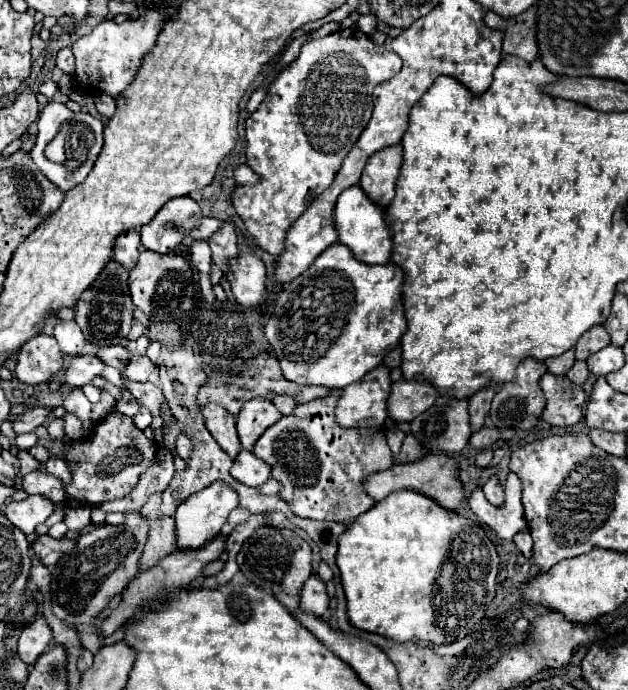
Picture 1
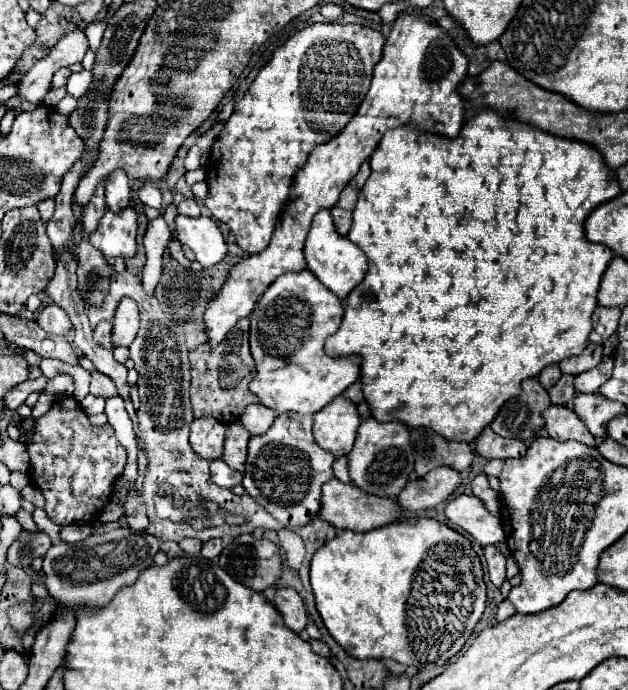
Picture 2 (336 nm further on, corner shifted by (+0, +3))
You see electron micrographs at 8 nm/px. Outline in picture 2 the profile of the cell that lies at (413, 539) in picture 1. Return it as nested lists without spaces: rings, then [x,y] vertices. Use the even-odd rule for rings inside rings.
[[[408,518],[404,522],[394,522],[384,528],[374,528],[370,532],[352,532],[342,530],[332,540],[320,546],[320,550],[314,552],[312,564],[310,564],[310,582],[316,596],[316,608],[324,620],[324,626],[332,634],[332,638],[354,658],[380,658],[380,660],[396,660],[406,666],[424,668],[428,664],[434,666],[446,666],[466,644],[470,638],[474,626],[482,618],[484,606],[486,606],[486,584],[484,584],[484,572],[478,554],[472,550],[472,544],[466,536],[452,530],[444,522],[436,522],[432,518]]]

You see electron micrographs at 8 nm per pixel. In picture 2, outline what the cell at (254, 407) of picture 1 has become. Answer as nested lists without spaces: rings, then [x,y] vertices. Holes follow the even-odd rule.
[[[232,422],[226,426],[226,442],[224,442],[224,462],[234,468],[244,472],[246,464],[246,454],[248,454],[248,440],[250,432],[242,426],[242,422]]]

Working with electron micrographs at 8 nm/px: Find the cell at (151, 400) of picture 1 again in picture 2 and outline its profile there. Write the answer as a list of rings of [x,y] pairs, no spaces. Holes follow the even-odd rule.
[[[92,372],[92,384],[90,384],[90,394],[94,396],[102,396],[102,398],[110,398],[118,394],[116,384],[112,382],[112,378],[100,374],[100,372]]]

